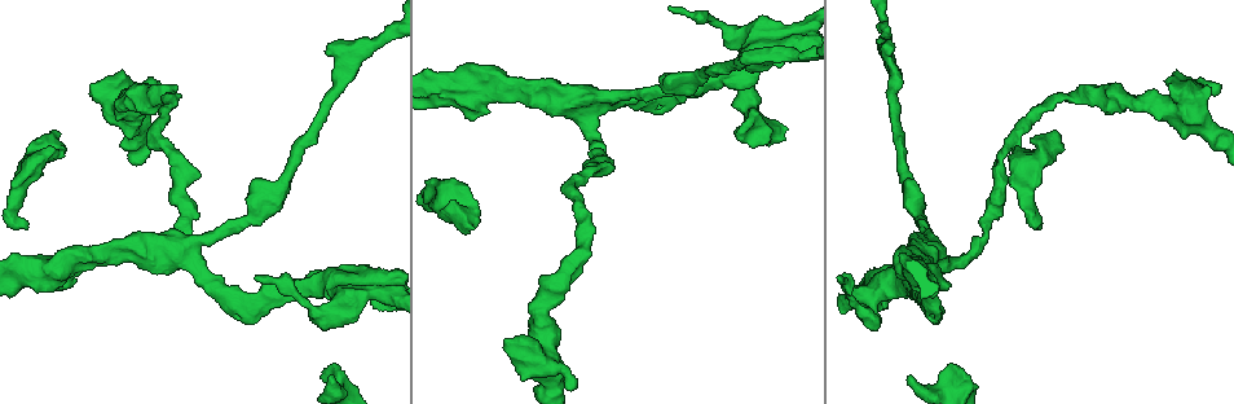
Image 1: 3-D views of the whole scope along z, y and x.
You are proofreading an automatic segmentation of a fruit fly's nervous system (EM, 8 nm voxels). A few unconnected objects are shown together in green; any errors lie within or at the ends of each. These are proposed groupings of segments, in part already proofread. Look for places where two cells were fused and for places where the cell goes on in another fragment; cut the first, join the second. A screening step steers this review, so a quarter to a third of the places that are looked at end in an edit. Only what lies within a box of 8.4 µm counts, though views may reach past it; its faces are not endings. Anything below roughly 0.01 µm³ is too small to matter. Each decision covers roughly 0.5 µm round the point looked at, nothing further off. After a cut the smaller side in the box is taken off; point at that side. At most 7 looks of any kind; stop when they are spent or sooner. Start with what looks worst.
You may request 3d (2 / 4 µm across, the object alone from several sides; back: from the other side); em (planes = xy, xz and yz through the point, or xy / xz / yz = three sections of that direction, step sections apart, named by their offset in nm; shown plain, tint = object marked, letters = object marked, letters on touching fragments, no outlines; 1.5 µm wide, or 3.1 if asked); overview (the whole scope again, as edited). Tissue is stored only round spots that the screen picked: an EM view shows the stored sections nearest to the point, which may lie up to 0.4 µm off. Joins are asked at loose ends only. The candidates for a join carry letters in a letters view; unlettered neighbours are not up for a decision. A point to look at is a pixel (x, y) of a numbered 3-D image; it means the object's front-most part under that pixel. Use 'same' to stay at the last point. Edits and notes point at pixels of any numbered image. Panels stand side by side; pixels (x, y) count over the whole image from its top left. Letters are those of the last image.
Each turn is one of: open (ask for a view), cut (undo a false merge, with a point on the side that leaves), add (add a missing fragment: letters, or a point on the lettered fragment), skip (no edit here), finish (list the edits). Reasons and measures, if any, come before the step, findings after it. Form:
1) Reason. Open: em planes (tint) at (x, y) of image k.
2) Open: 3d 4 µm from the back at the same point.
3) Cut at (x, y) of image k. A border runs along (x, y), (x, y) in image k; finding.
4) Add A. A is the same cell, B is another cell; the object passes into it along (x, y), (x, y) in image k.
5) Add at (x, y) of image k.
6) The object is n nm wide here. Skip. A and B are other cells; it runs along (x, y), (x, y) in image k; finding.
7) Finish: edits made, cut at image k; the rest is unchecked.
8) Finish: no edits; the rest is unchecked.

Branch stops here. Open: 3d 2 µm from the back at (24, 226) of image 1.

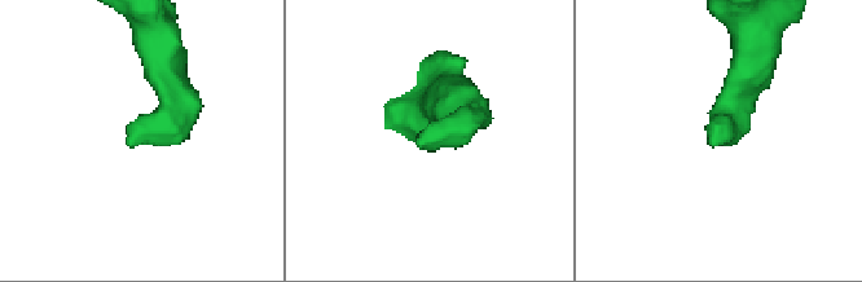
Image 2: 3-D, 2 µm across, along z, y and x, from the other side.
Shape alone is not enough. Open: em xy step 4 (letters) at (128, 141) of image 2.

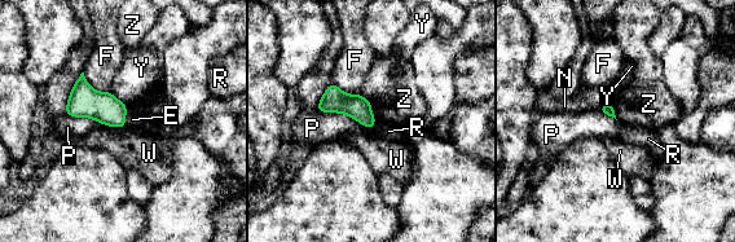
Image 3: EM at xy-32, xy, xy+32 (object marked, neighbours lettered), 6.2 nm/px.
Open: em planes (letters) at the same point.

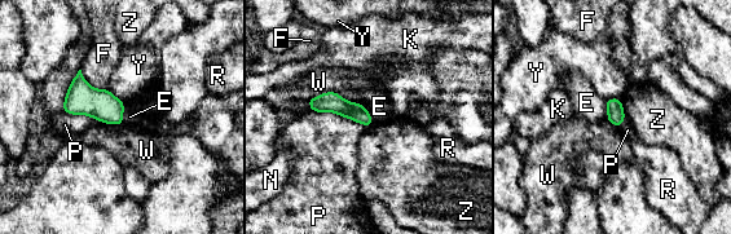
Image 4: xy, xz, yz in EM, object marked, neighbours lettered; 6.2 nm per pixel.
The longest contact is with P, 360 nm. Skip. E, F, K, N, P, R, W, Y and Z are other cells; it runs along (312, 101), (337, 104), (369, 120) in image 4; none of them fits.

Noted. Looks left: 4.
Stops while still wide. Open: em planes (letters) at (1060, 133) of image 1.

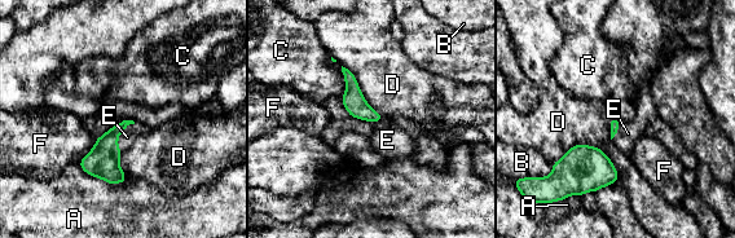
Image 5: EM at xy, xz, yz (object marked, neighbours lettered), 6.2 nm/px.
Add E. E is the same cell, A, B, C, D and F are other cells; the object passes into it along (102, 162), (118, 136), (127, 137) in image 5; the cell continues.

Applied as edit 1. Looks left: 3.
Open: overview.

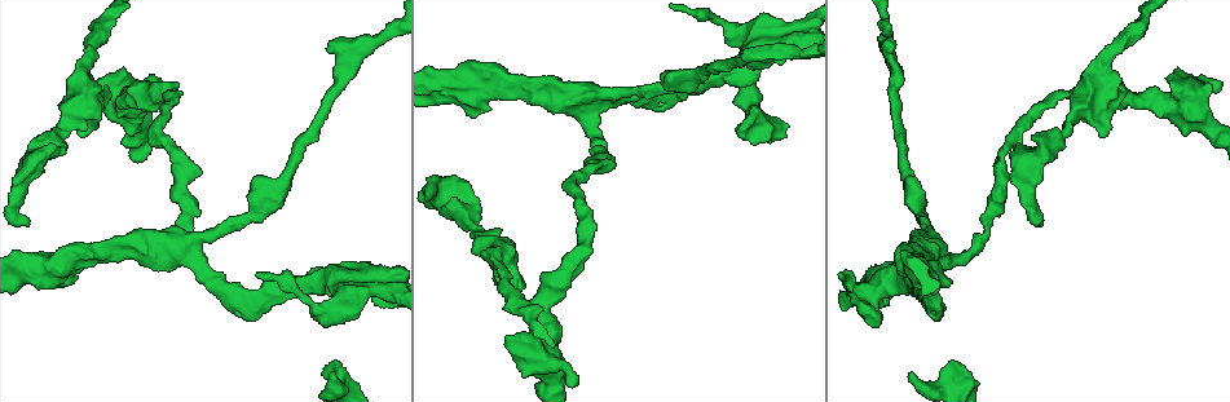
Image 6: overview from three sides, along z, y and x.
An open end. Open: 3d 4 µm at (912, 372) of image 6.

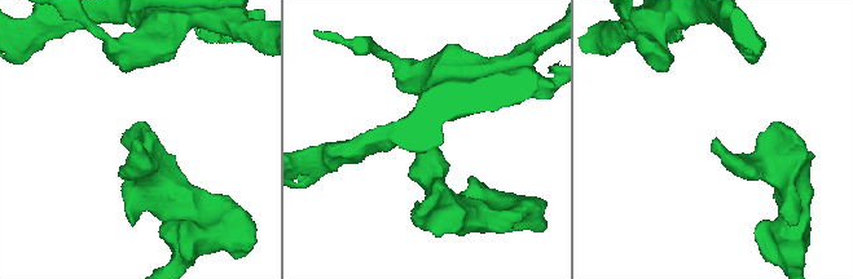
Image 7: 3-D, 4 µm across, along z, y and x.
Open: em planes (letters) at (717, 140) of image 7.

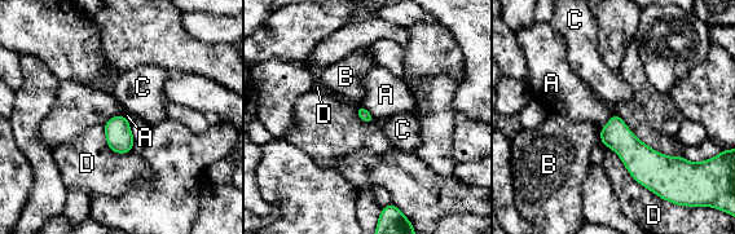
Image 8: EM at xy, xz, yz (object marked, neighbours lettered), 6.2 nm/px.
Skip. A, B, C and D are other cells; a border runs along (360, 104), (375, 119) in image 8; no lettered fragment goes on from it.

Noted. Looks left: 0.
Finish: edits made, add at image 5; the rest is unchecked.

